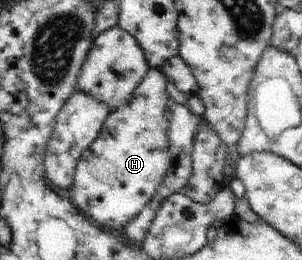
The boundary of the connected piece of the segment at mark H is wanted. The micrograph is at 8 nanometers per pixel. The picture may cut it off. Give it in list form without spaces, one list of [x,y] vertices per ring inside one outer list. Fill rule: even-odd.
[[[150,69],[146,76],[135,88],[133,95],[121,106],[115,108],[104,121],[98,138],[83,152],[73,176],[72,186],[69,188],[73,204],[90,221],[101,228],[114,231],[112,226],[124,228],[134,217],[137,217],[144,207],[155,197],[162,184],[164,175],[172,166],[172,155],[169,151],[167,117],[167,101],[169,95],[166,92],[165,74],[161,69]],[[100,160],[106,160],[108,166],[112,164],[112,170],[104,170],[102,176],[96,174],[96,164]]]

